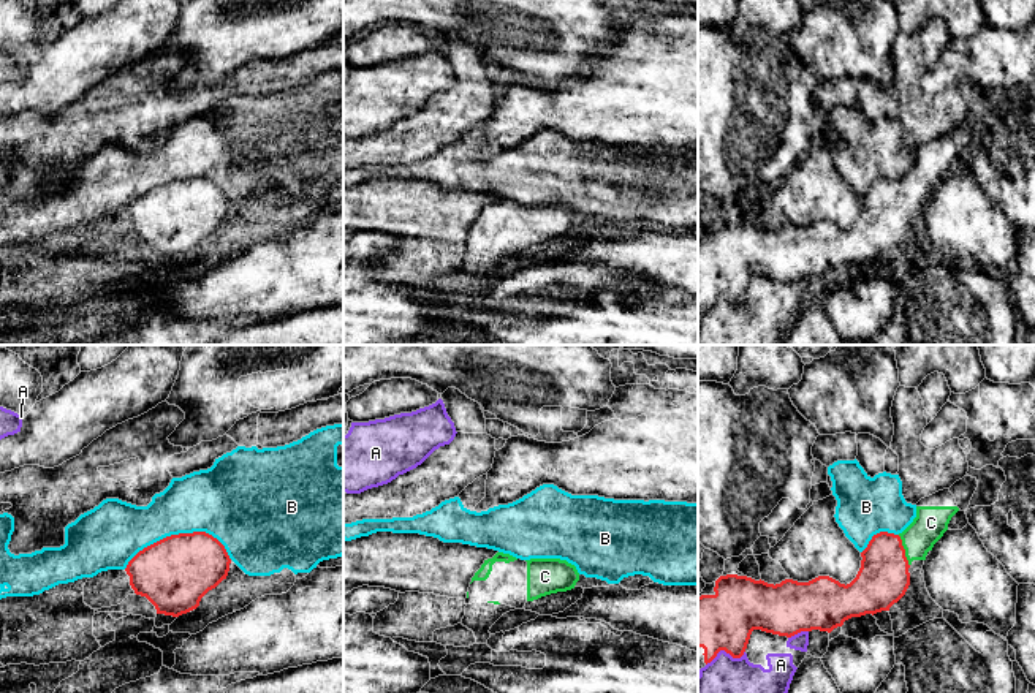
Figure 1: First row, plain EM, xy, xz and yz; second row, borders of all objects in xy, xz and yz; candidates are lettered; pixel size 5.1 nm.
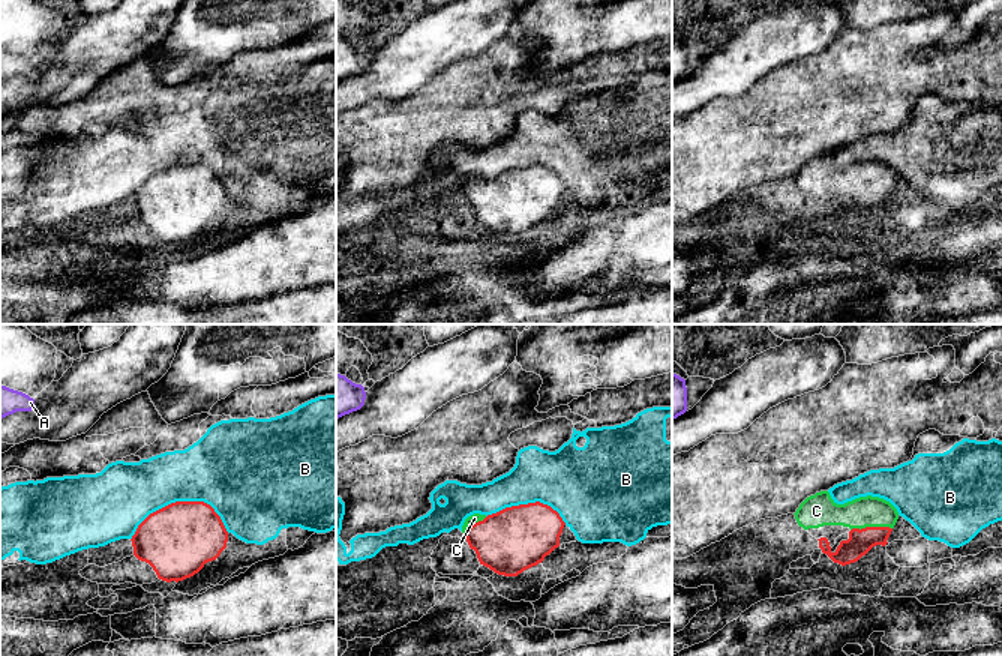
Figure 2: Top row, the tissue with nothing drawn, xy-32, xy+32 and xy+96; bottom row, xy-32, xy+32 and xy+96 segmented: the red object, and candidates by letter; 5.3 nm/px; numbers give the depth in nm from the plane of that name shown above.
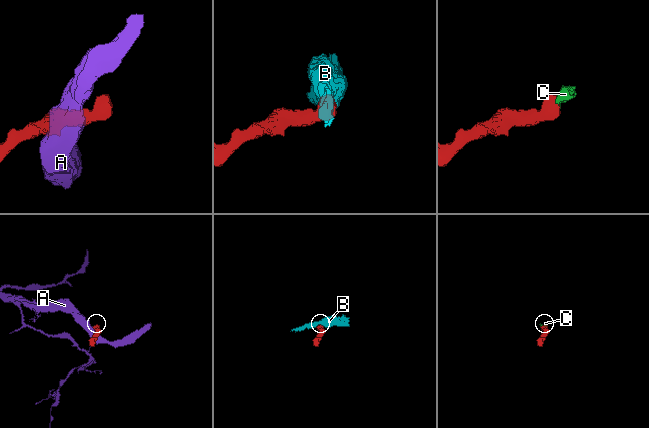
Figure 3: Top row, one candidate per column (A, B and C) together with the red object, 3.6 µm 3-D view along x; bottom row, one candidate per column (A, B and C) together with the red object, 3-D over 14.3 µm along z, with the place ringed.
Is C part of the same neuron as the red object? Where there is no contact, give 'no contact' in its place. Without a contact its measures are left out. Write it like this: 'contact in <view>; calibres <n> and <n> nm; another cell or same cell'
contact in yz; calibres 260 and 170 nm; same cell

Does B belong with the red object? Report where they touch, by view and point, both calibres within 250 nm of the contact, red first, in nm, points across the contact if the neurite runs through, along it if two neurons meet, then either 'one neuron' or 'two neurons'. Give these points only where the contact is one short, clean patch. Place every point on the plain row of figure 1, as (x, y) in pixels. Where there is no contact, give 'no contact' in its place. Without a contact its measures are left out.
contact xy (179, 179); calibres 380 and 340 nm; two neurons

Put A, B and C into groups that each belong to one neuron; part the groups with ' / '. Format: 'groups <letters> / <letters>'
groups A / B / C

